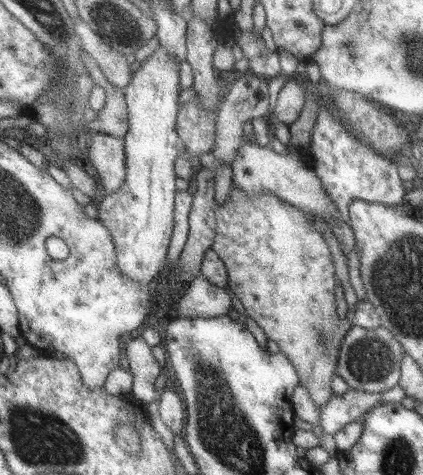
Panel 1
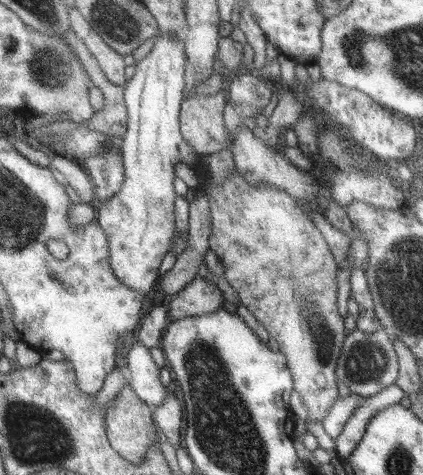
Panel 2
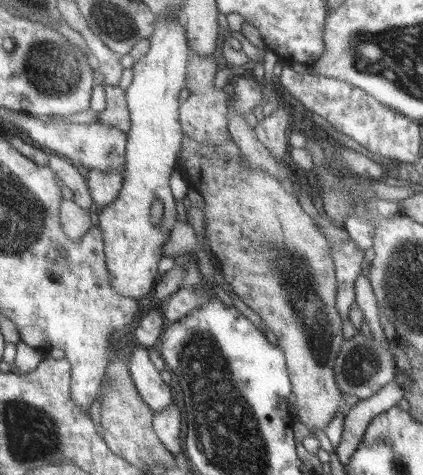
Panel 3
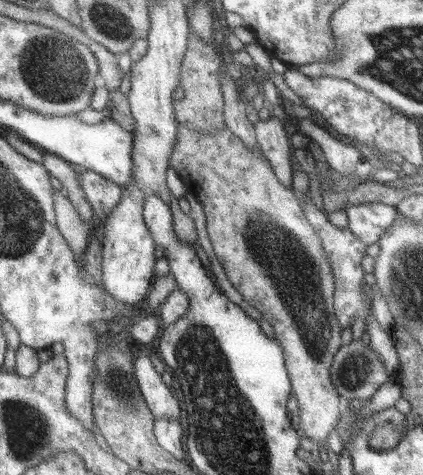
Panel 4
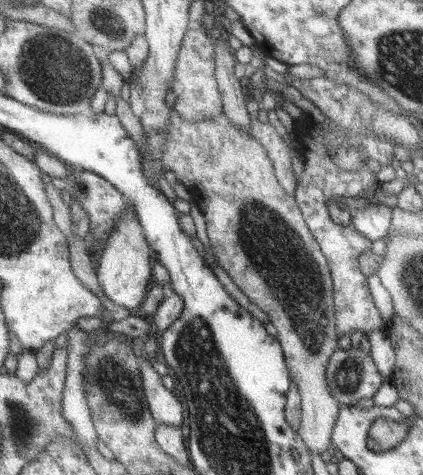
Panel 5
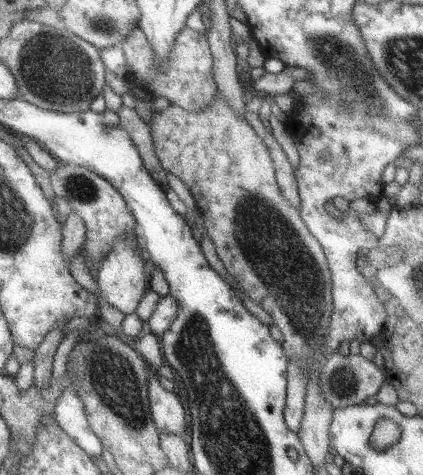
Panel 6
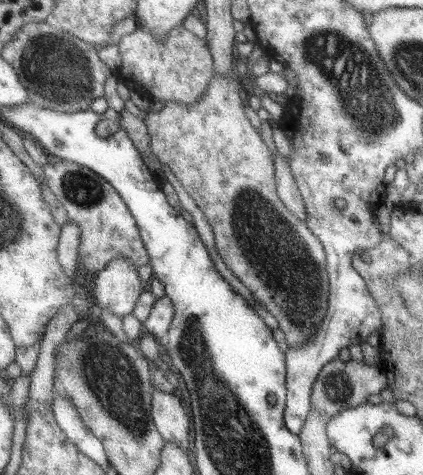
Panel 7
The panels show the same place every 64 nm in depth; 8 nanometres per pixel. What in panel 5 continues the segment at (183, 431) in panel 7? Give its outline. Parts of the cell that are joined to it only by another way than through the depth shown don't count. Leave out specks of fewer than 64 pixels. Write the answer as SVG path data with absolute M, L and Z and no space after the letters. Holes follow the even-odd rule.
M149 360L139 364L139 378L141 378L141 388L143 388L143 398L147 402L147 410L153 416L153 420L157 424L181 428L181 420L183 420L181 404L171 394L171 390L163 386L161 378L155 374Z

